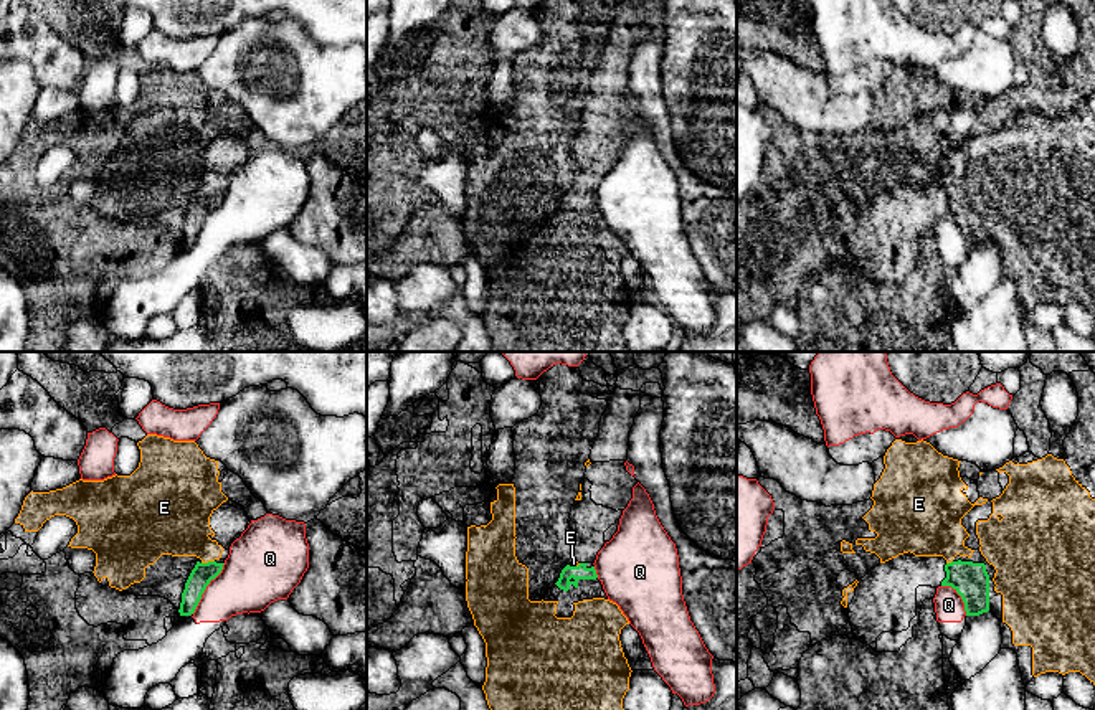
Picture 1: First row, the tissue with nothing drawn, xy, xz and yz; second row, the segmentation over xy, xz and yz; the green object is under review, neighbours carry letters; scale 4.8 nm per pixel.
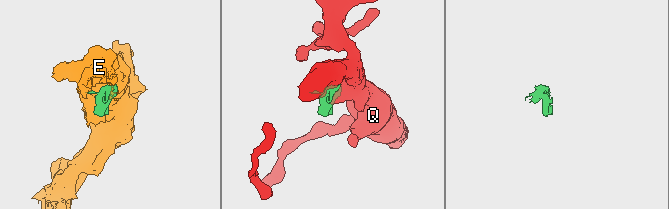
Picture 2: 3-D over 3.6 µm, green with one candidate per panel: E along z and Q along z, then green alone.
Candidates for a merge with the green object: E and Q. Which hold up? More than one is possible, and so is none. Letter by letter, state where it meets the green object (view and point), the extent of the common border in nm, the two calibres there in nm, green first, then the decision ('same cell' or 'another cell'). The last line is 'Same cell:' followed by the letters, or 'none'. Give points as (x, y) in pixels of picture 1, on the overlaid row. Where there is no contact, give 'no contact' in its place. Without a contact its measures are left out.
E: xy (208, 562) | 70 nm | 110/320 nm | same cell
Q: xy (205, 588) | 300 nm | 110/320 nm | another cell
Same cell: E

